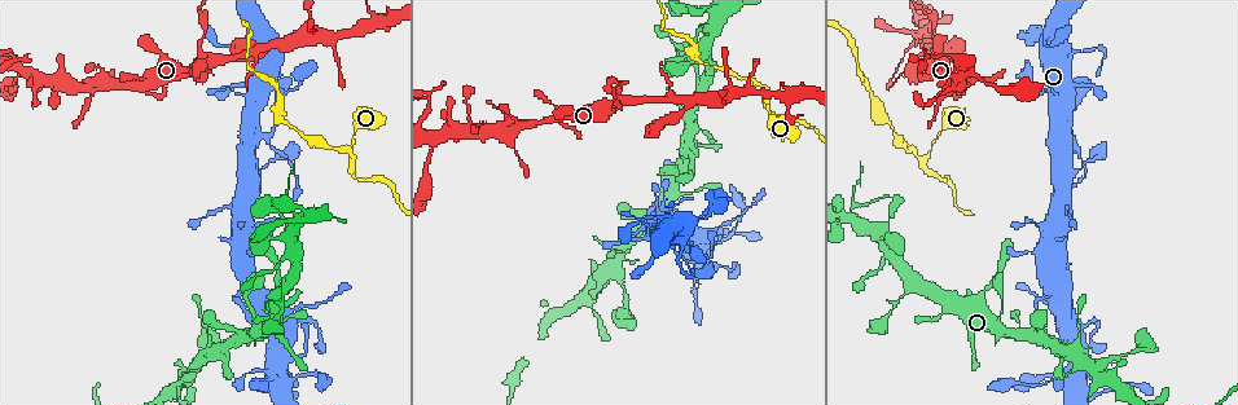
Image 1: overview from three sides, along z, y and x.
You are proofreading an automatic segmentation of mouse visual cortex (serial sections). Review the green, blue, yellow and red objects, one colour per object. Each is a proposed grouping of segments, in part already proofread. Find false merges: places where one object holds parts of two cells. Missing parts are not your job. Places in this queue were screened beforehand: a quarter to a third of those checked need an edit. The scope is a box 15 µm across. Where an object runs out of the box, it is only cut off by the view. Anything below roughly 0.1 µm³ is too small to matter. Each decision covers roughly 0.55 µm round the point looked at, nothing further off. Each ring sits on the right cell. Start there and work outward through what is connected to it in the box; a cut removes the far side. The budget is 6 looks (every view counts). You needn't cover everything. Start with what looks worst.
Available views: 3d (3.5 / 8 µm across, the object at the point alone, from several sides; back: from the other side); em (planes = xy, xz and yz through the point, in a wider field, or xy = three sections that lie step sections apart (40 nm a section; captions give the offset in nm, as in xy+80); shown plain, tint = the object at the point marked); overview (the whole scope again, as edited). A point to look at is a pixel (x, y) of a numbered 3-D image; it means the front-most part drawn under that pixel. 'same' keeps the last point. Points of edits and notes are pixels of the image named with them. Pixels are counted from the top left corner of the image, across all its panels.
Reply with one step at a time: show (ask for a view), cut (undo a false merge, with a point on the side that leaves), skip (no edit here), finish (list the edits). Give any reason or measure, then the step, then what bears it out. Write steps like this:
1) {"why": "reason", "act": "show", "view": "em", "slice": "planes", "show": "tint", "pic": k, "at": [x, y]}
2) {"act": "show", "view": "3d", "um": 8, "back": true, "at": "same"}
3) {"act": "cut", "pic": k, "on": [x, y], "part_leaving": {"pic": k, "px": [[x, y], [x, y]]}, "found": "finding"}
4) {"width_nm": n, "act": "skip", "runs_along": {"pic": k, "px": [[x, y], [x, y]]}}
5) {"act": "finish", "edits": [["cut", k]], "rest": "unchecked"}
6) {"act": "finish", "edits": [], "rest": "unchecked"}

{"why": "branch point", "act": "show", "view": "3d", "um": 8, "pic": 1, "at": [209, 62]}

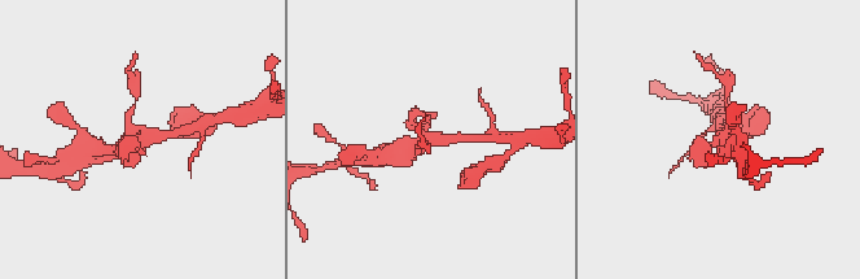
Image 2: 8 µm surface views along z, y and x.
{"why": "zoom in", "act": "show", "view": "3d", "um": 3.5, "pic": 2, "at": [139, 136]}

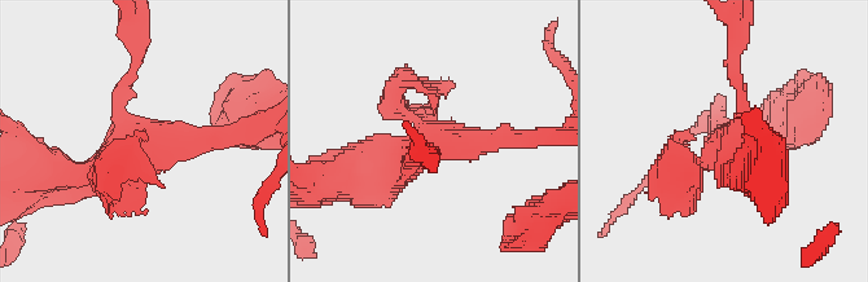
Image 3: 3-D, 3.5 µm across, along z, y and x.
{"why": "need the tissue", "act": "show", "view": "em", "slice": "xy", "step": 2, "show": "tint", "pic": 3, "at": [144, 149]}

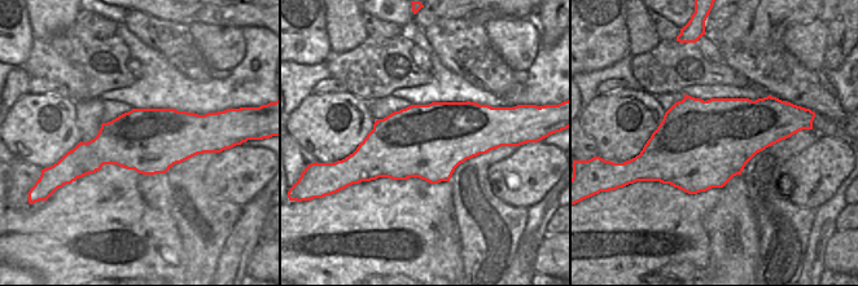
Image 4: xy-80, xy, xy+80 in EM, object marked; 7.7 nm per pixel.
{"act": "skip", "found": "one cell here"}

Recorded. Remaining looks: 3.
{"why": "sharp bend", "act": "show", "view": "3d", "um": 8, "pic": 1, "at": [12, 55]}

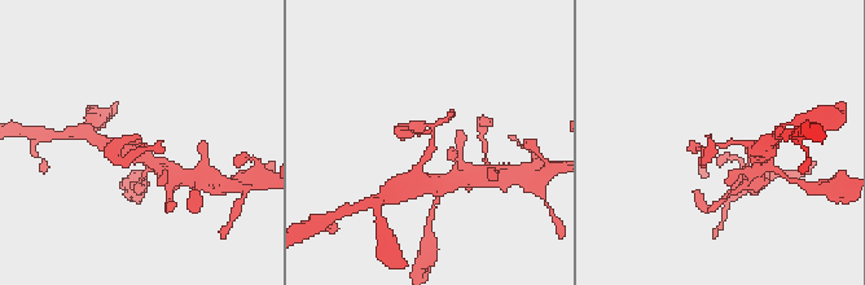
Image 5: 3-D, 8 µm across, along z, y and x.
{"why": "now the EM", "act": "show", "view": "em", "slice": "xy", "step": 3, "show": "tint", "pic": 5, "at": [431, 137]}

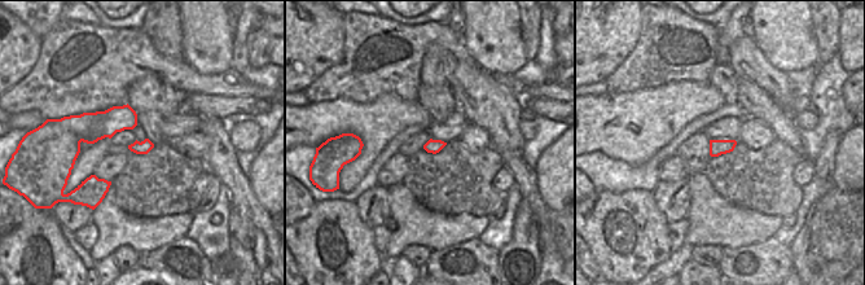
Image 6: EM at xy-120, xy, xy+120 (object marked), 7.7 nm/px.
{"act": "cut", "pic": 5, "on": [408, 127], "found": "a second cell is stuck on"}

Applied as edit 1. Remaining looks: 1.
{"why": "sharp bend", "act": "show", "view": "3d", "um": 3.5, "pic": 1, "at": [1077, 388]}

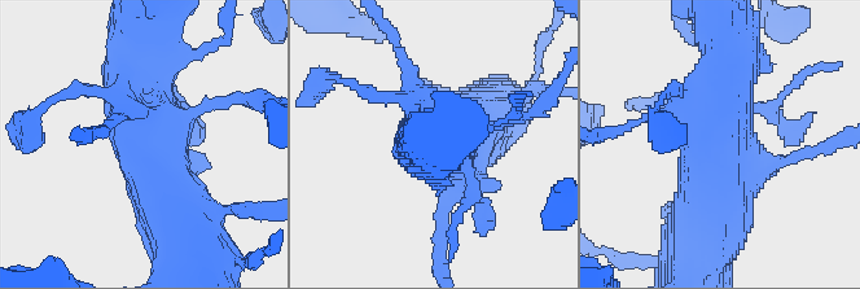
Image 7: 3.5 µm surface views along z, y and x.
{"act": "skip", "runs_along": {"pic": 7, "px": [[143, 33], [167, 196]]}, "found": "continuous, no second cell"}

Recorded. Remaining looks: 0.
{"act": "finish", "edits": [["cut", 5]], "rest": "unchecked"}

